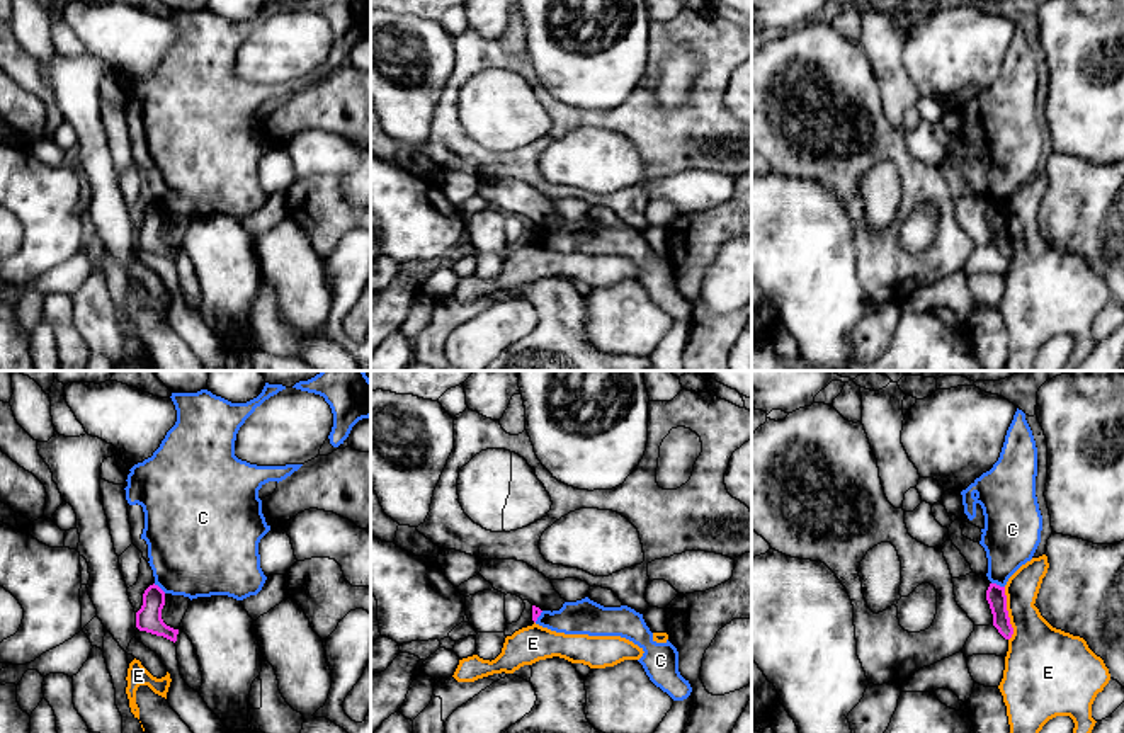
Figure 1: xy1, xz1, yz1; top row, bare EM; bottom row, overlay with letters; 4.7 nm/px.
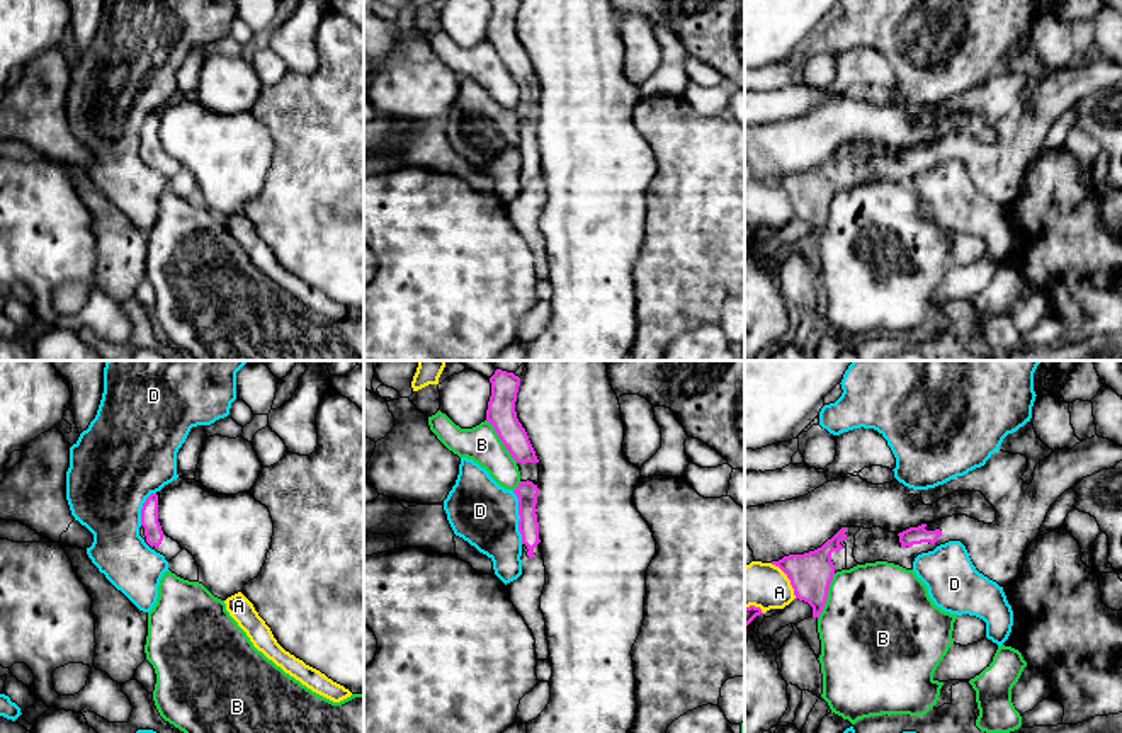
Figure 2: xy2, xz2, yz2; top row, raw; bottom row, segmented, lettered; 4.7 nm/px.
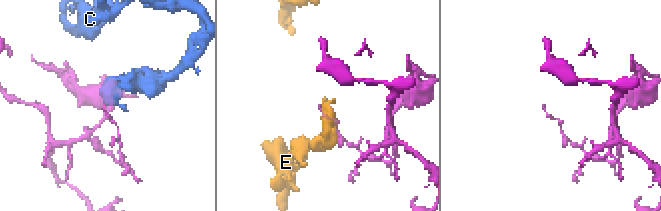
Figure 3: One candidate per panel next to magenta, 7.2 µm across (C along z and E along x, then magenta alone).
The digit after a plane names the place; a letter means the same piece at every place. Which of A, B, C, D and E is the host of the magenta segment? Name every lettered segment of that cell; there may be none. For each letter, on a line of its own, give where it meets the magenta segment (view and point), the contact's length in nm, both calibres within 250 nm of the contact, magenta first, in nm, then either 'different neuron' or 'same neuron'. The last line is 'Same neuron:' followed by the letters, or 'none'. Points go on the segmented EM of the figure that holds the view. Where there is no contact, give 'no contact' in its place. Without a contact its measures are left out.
A: yz2 (787, 577) | 200 nm | 200/220 nm | different neuron
B: yz2 (827, 596) | 240 nm | 200/500 nm | different neuron
C: yz1 (999, 585) | 70 nm | 90/260 nm | different neuron
D: xz2 (521, 517) | 260 nm | 100/300 nm | different neuron
E: yz1 (1007, 614) | 260 nm | 90/300 nm | different neuron
Same neuron: none

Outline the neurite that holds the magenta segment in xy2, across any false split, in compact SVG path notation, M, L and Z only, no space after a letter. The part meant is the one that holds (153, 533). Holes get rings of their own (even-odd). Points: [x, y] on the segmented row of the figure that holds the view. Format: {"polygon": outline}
{"polygon": "M160 492L151 493L143 503L139 536L151 549L163 554L165 560L170 561L182 551L182 548L177 541L173 541L163 532L158 520L158 505Z"}

